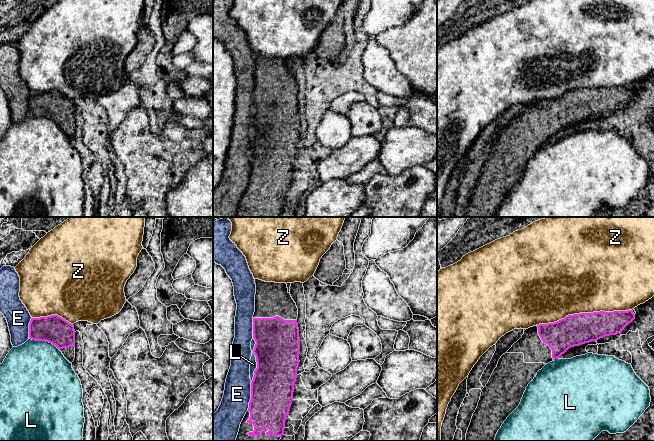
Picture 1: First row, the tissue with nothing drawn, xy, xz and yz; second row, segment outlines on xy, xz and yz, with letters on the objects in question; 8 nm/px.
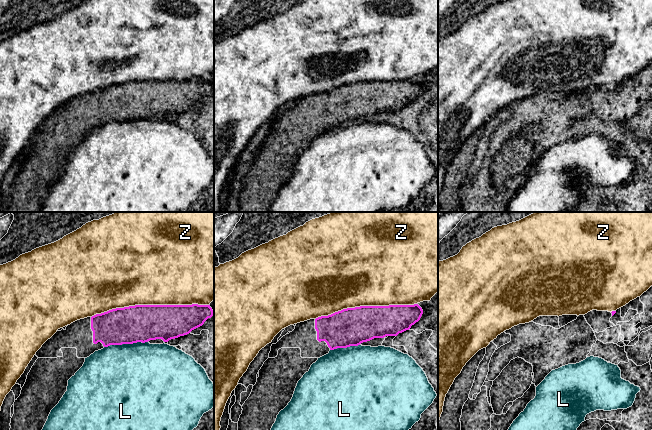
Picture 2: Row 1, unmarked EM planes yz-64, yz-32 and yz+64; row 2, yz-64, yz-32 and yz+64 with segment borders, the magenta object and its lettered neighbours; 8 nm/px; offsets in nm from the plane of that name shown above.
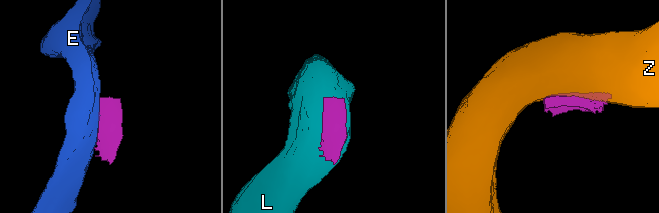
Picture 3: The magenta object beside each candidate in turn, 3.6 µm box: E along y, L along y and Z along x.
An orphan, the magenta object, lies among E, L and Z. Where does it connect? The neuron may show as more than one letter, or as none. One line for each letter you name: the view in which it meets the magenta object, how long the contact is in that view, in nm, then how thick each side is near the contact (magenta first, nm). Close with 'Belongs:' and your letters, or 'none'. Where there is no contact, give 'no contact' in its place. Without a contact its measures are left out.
Belongs: none

